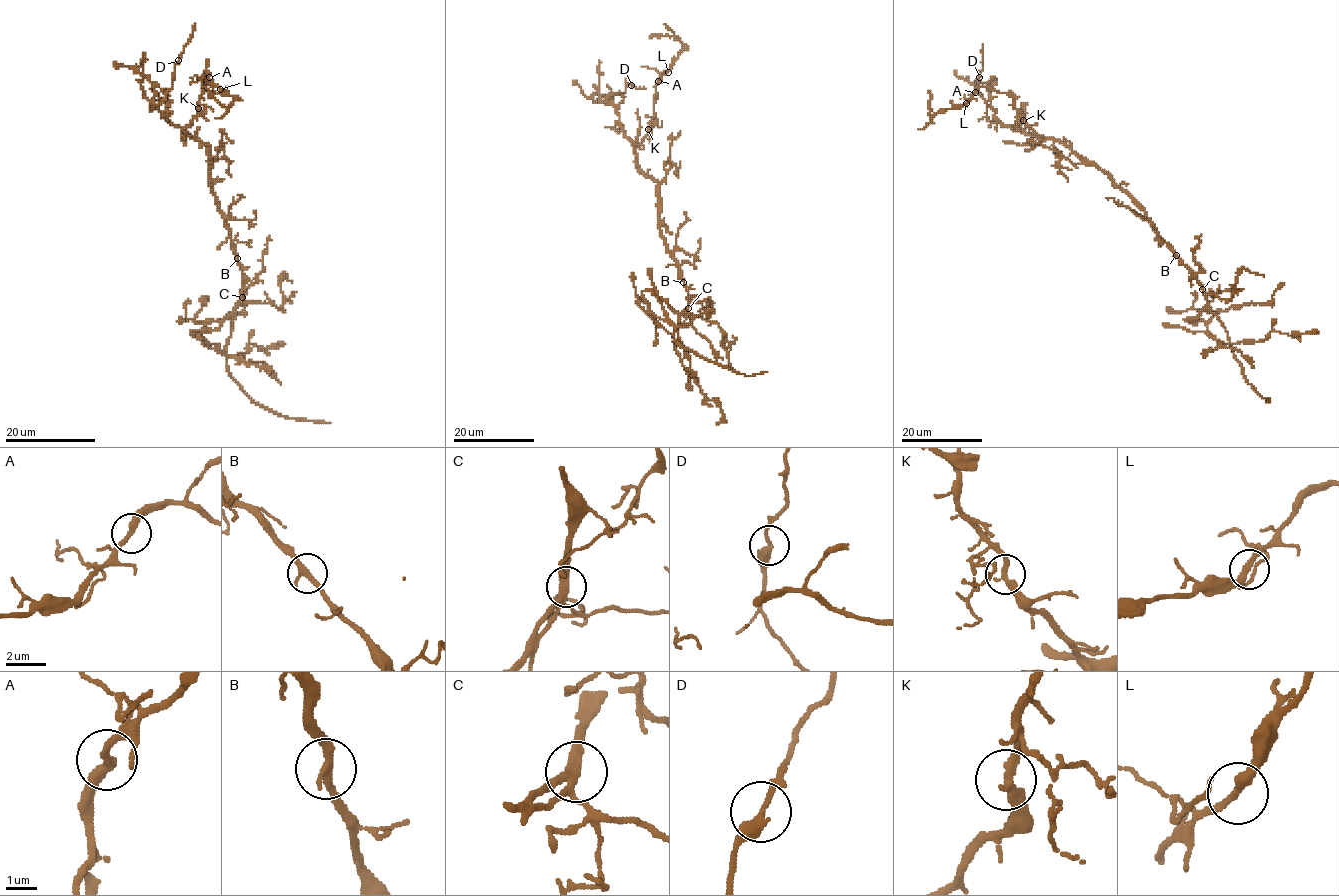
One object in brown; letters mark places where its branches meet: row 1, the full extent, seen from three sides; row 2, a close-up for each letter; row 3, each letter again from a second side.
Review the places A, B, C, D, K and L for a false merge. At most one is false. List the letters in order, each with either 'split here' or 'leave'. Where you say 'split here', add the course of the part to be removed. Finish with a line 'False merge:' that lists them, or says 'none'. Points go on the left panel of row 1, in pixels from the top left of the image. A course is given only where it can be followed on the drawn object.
A: leave
B: leave
C: leave
D: leave
K: leave
L: leave
False merge: none

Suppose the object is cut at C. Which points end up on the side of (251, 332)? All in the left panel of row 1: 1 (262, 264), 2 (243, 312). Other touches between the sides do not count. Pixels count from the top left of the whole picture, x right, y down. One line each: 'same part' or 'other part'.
1: same part
2: same part

